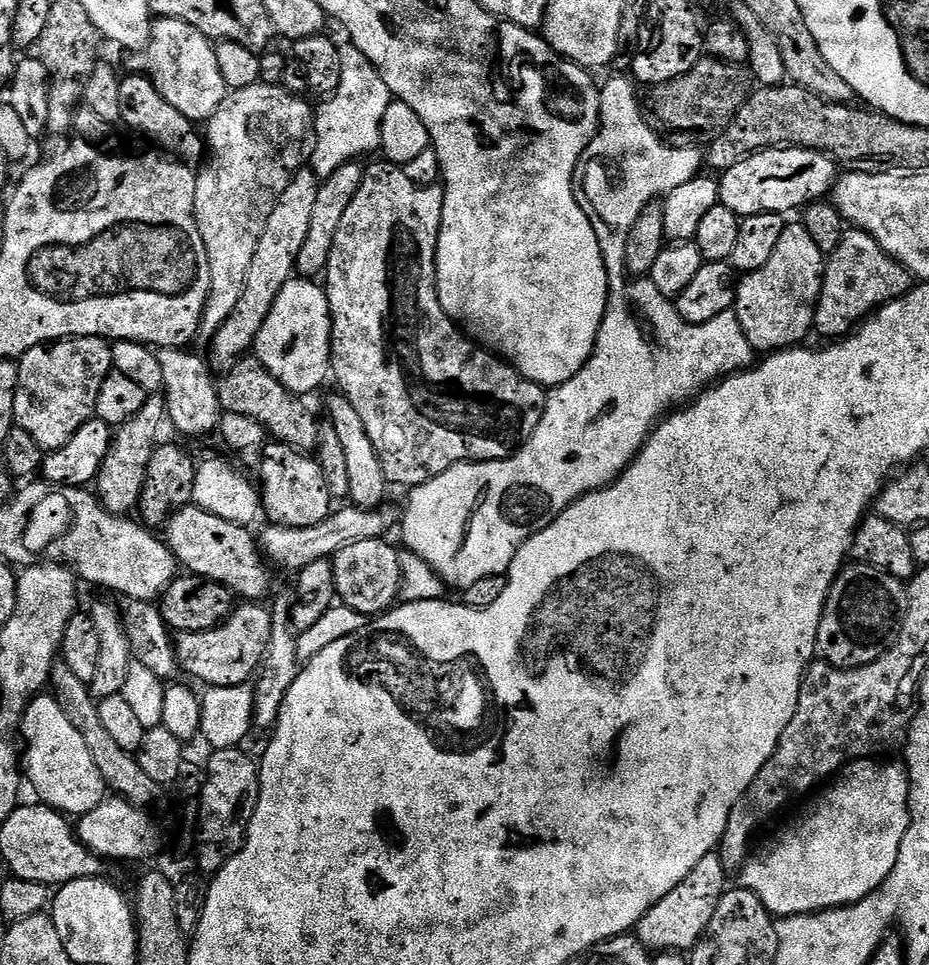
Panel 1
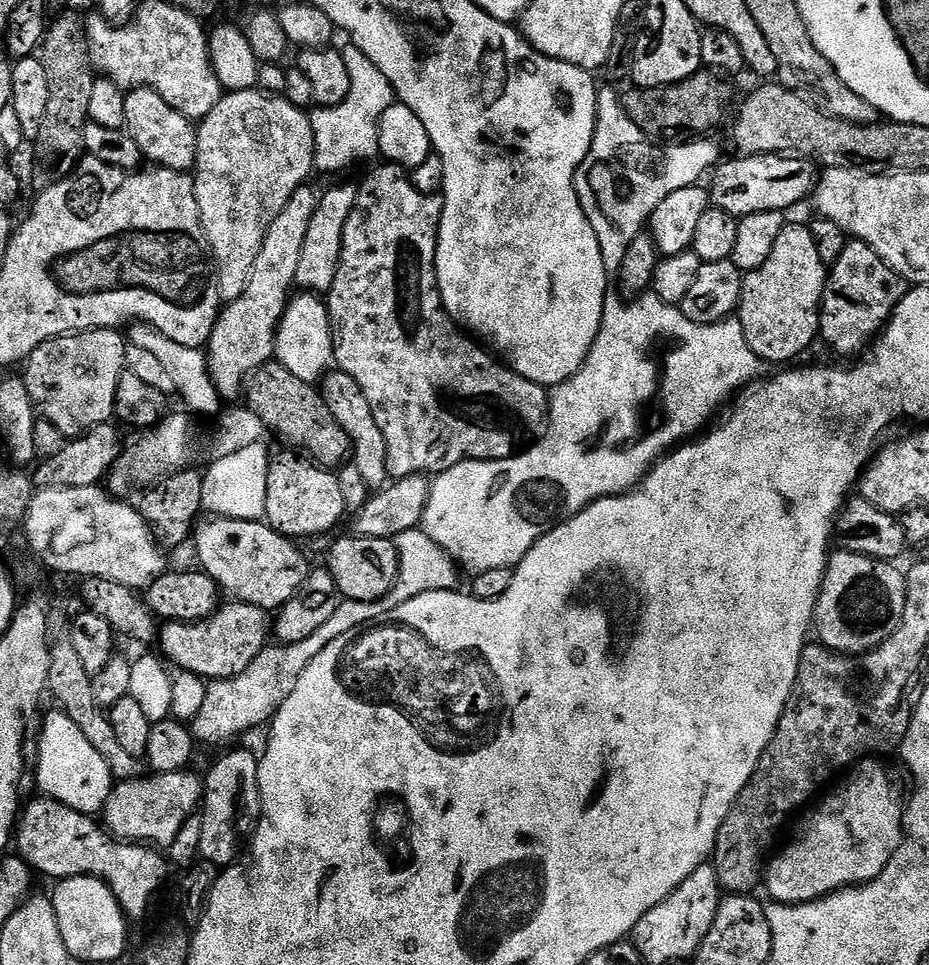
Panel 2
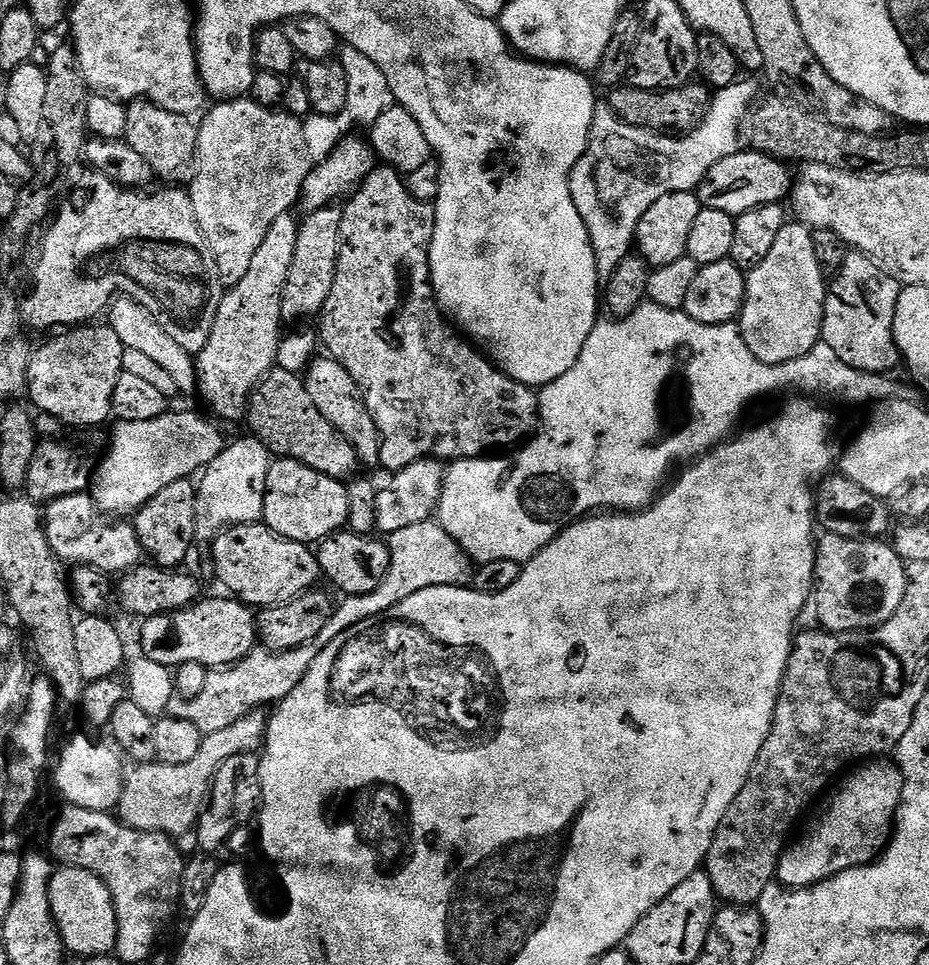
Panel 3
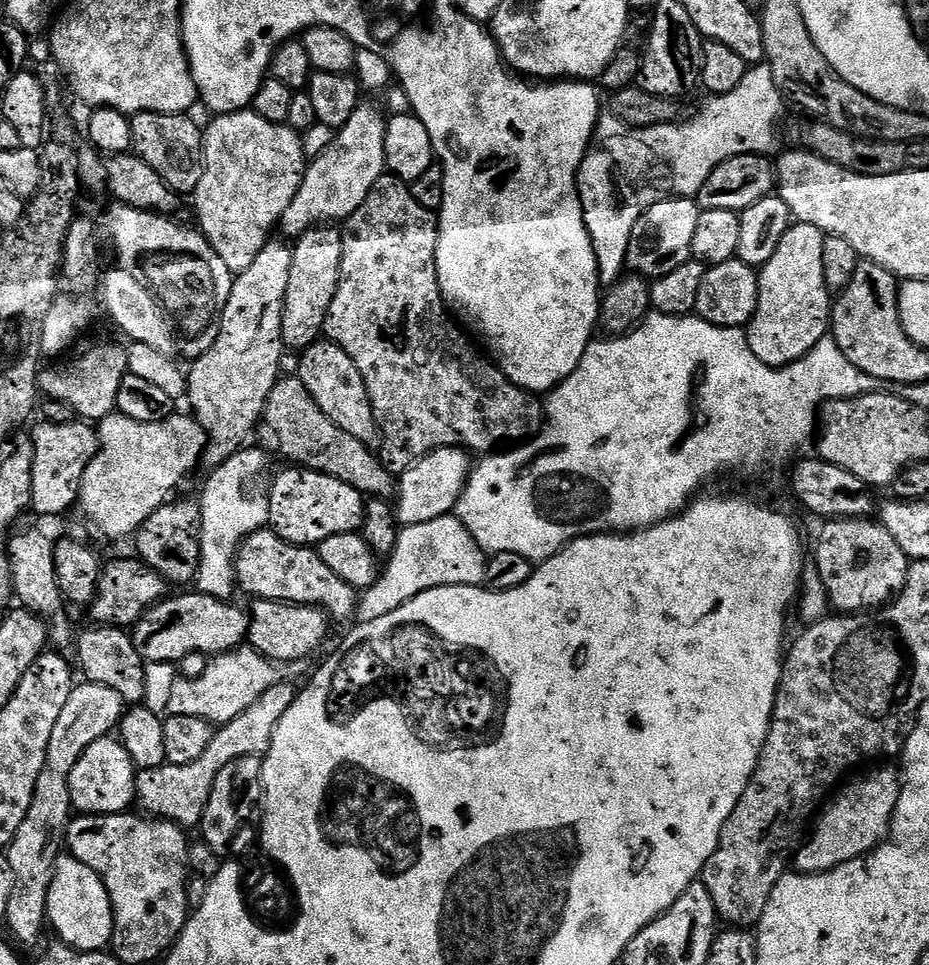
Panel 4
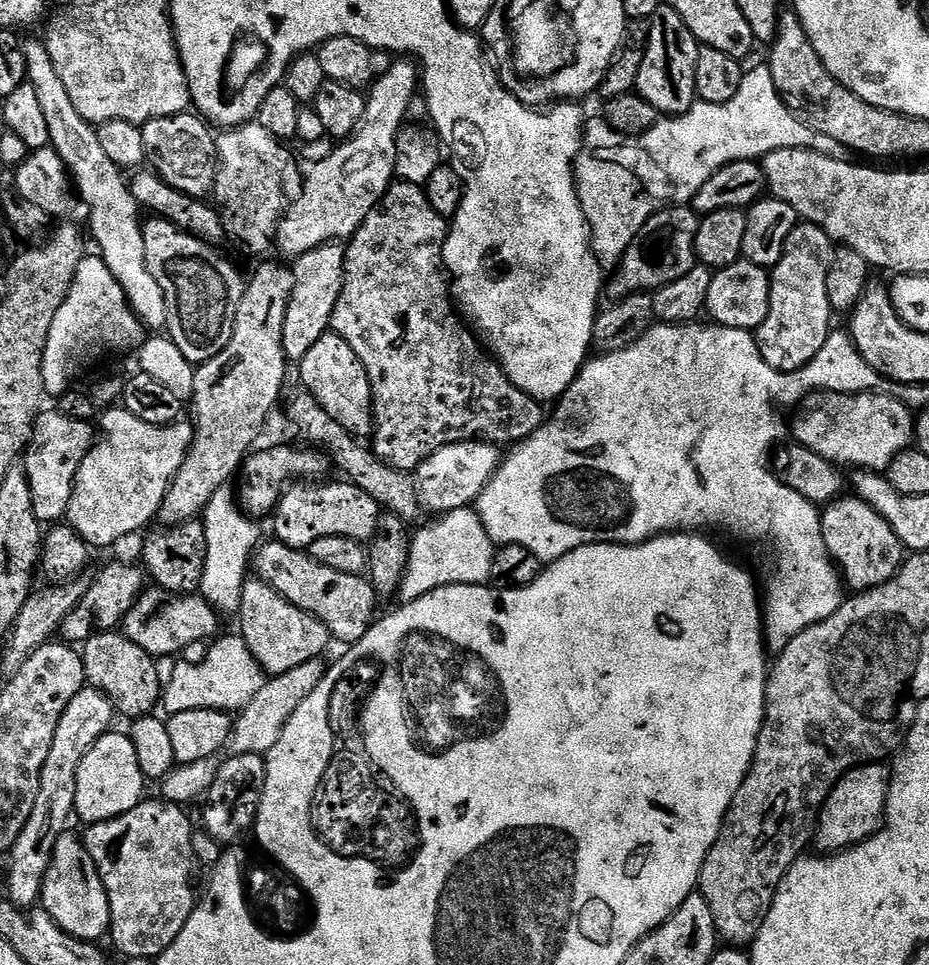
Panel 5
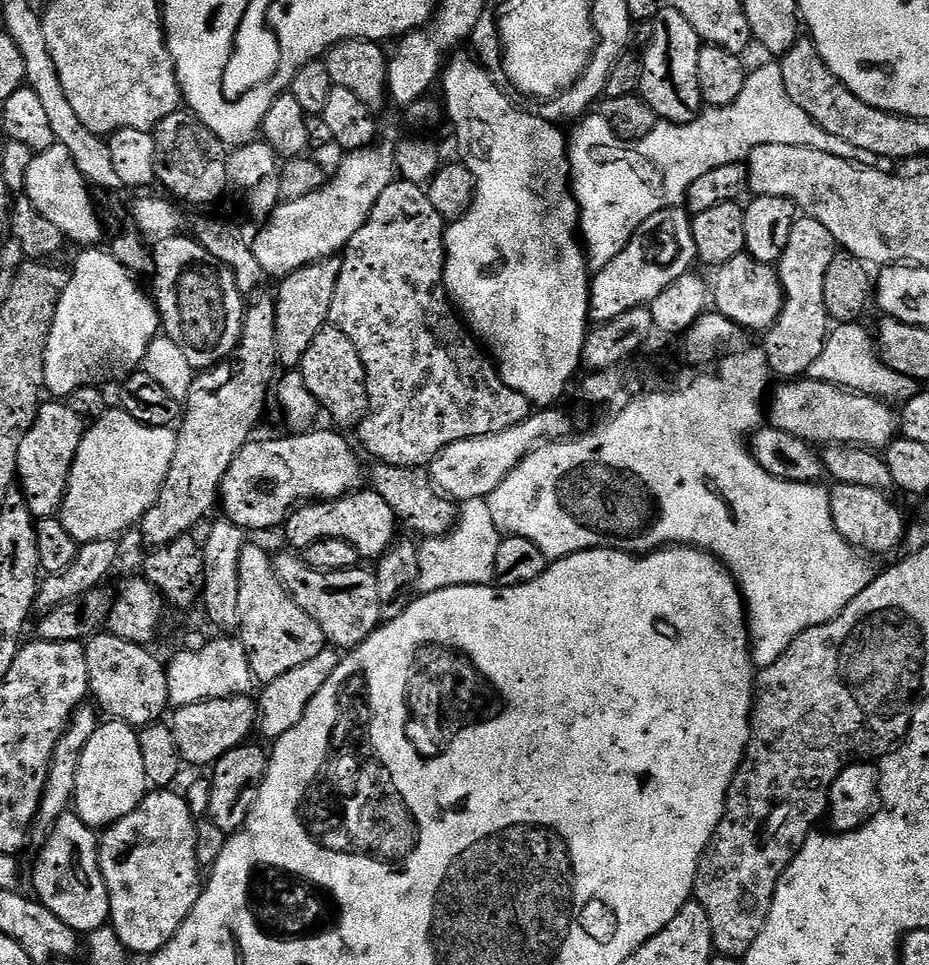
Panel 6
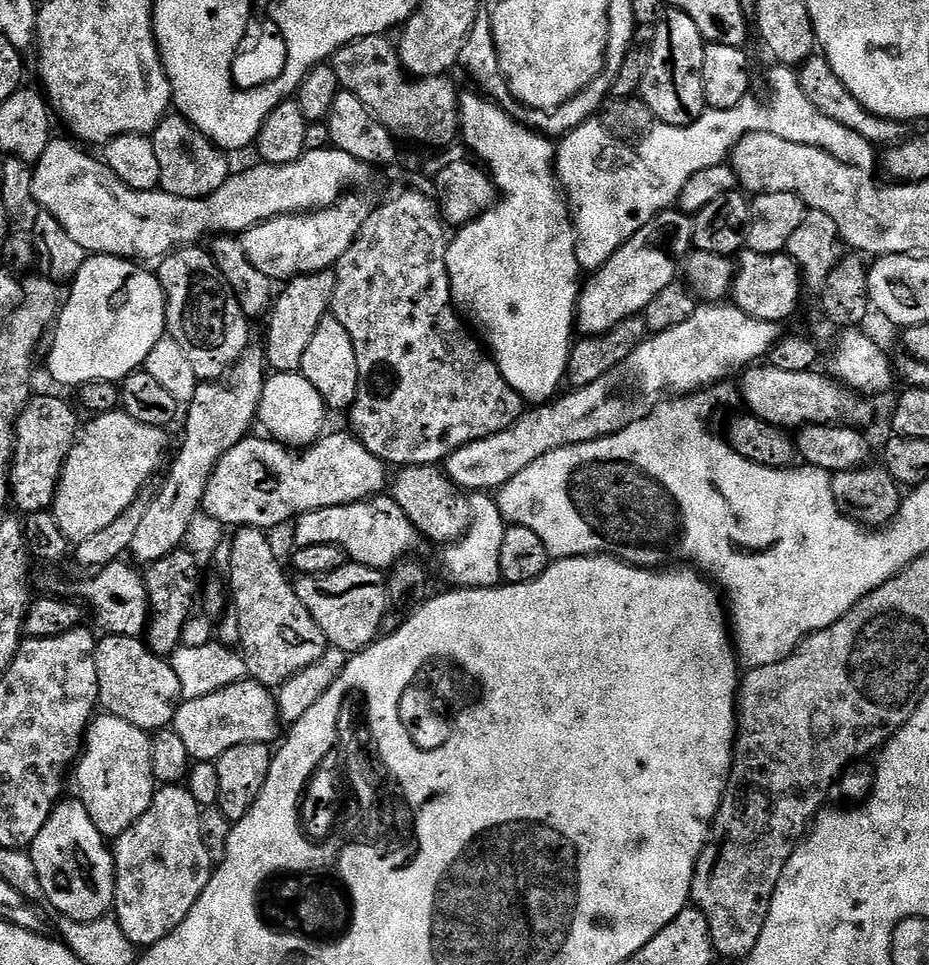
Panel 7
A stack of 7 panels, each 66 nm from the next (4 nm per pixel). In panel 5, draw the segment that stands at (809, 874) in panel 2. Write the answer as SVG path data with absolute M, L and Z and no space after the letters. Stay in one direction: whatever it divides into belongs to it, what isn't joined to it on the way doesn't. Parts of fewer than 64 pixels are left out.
M887 763L859 764L845 774L832 788L820 809L820 819L814 833L814 844L821 853L835 854L845 848L868 840L879 832L885 823L884 807L888 797L888 782L892 778L892 769Z

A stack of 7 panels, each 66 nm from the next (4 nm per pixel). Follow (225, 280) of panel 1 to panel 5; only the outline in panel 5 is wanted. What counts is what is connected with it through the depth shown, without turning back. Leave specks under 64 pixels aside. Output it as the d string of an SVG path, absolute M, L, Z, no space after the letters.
M257 122L229 128L216 136L215 207L224 221L229 241L241 244L248 252L264 252L274 244L276 227L292 201L304 188L302 168L296 165L289 145Z

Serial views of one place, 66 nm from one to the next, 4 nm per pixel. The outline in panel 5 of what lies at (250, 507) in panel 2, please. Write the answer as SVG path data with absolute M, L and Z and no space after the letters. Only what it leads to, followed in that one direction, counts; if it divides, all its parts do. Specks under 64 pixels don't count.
M225 486L217 490L214 498L204 508L202 519L206 530L206 566L200 579L199 595L203 596L217 613L239 613L242 606L242 590L250 576L254 553L262 543L259 519L248 515L240 506L237 493Z

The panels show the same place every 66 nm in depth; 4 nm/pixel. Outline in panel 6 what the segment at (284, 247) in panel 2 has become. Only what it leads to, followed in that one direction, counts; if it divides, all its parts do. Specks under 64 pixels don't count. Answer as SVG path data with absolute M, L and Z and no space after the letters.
M257 295L256 301L247 305L244 313L244 325L240 341L236 348L221 364L203 369L193 379L190 394L182 408L182 419L178 424L176 434L176 449L174 462L170 462L170 474L166 474L166 482L159 491L154 506L143 516L138 525L138 531L143 542L149 549L161 548L178 537L187 535L196 524L200 524L208 516L208 511L218 504L220 483L226 478L226 470L230 470L230 462L253 439L260 419L266 415L266 405L273 381L278 376L278 361L276 359L276 297Z

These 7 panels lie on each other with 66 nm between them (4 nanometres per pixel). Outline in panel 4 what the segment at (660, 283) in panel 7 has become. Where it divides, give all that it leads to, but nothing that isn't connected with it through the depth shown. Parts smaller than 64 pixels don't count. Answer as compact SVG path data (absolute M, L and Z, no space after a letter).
M665 198L650 206L650 210L646 210L646 214L634 222L627 267L645 278L655 278L671 274L673 270L678 270L678 266L693 259L694 230L698 227L701 211L700 205L692 198Z

